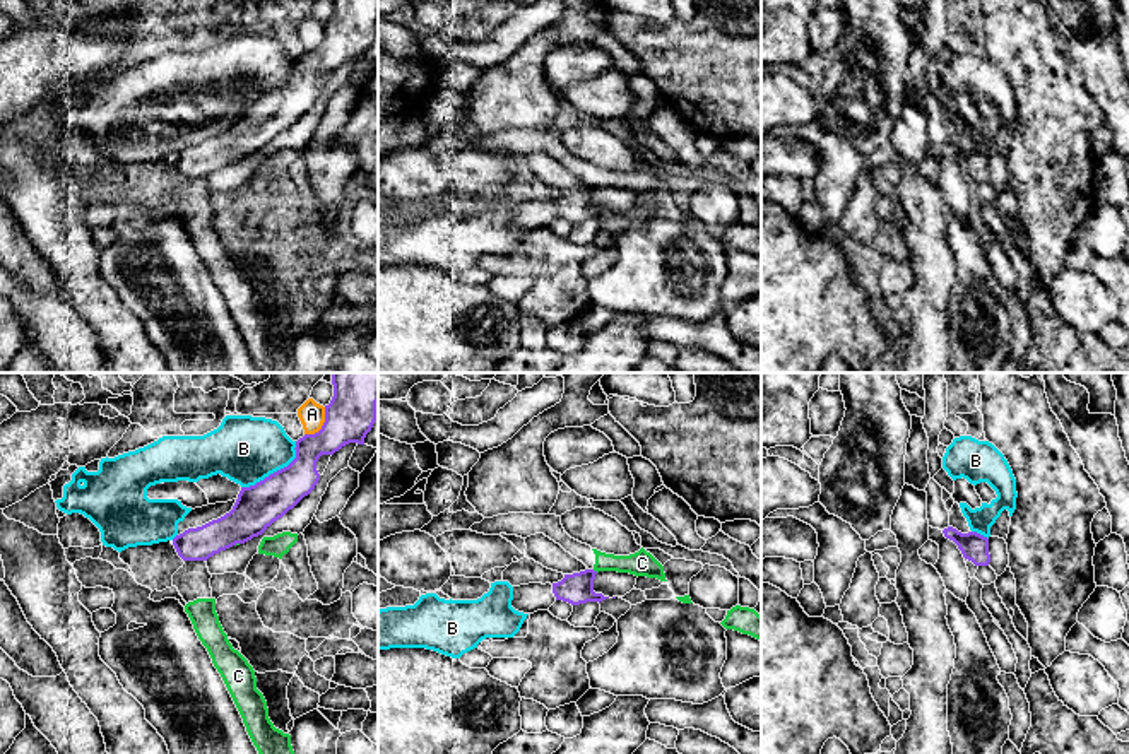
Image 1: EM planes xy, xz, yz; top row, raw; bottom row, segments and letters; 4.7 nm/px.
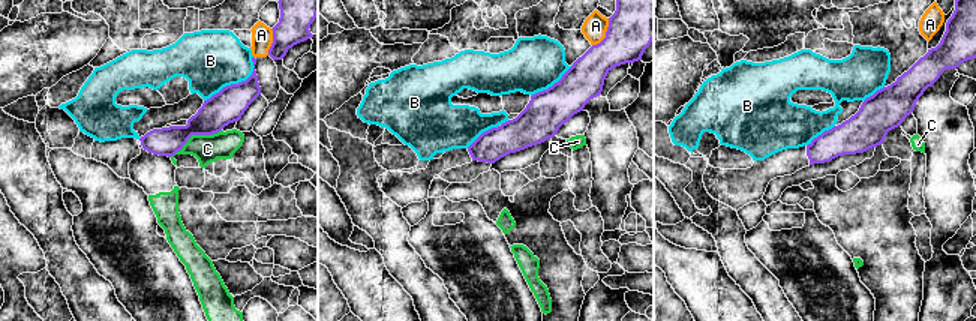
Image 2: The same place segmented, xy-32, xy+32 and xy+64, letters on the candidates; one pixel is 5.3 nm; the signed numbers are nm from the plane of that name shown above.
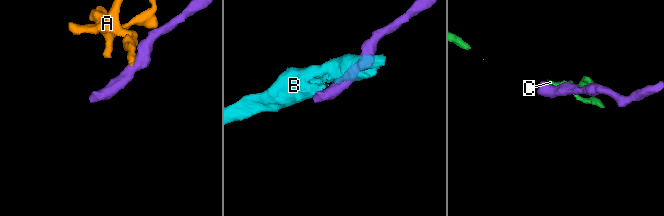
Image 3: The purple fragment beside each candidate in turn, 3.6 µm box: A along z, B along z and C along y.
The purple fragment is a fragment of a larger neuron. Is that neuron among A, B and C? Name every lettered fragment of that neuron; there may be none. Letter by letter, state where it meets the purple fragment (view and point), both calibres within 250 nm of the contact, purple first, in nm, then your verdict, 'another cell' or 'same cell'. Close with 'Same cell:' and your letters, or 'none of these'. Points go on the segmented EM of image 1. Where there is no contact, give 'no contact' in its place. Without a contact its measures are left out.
A: contact xy (322, 426); calibres 240 and 120 nm; another cell
B: contact xy (277, 471); calibres 200 and 320 nm; another cell
C: contact xz (596, 571); calibres 150 and 120 nm; another cell
Same cell: none of these

